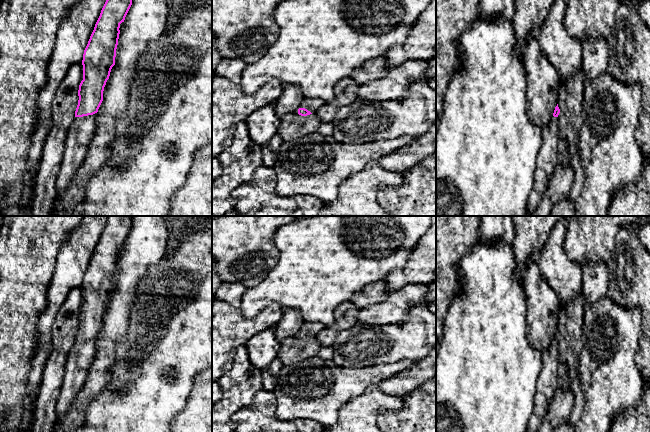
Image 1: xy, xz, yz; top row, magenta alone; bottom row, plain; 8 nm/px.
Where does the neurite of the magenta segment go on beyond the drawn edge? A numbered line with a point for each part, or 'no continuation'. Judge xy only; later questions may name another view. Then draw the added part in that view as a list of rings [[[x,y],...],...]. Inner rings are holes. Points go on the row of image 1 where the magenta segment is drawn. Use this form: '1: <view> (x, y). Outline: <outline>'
1: xy (82, 130). Outline: [[[97,113],[76,117],[68,131],[61,168],[57,173],[56,200],[70,187],[78,168],[87,156],[88,146],[95,135],[96,116]]]

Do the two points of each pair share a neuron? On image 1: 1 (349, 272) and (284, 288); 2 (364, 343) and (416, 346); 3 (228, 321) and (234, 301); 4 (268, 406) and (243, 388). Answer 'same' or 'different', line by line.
1: same
2: same
3: different
4: different

